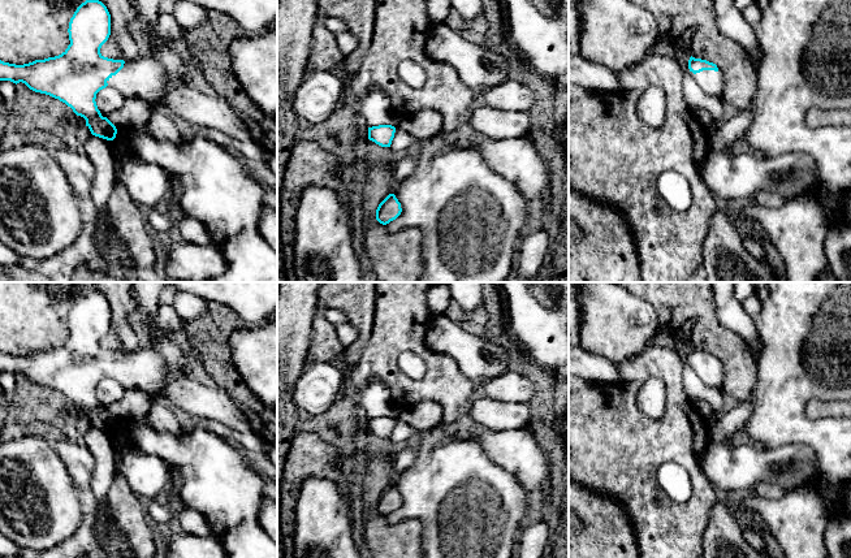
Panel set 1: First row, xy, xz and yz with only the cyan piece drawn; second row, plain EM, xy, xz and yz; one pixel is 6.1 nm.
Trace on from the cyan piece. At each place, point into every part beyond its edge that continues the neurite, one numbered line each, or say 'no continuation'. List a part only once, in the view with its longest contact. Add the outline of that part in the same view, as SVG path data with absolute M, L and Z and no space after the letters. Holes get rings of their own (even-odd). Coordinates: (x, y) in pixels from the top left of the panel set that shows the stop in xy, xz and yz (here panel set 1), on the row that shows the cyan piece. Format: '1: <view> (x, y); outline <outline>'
1: yz (711, 82); outline M703 70L695 74L700 88L708 95L722 96L723 92L723 77L714 70Z

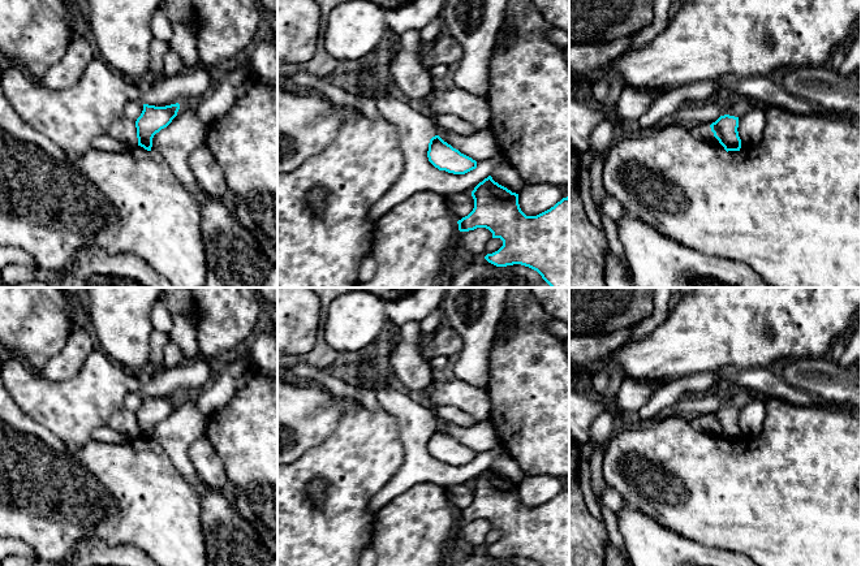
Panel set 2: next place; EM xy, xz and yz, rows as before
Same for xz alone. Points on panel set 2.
no continuation

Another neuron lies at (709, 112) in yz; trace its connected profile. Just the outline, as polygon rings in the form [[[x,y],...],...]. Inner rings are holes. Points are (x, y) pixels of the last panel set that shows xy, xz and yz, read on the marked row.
[[[718,98],[709,100],[707,103],[689,103],[680,107],[672,115],[664,116],[656,124],[654,124],[647,133],[662,130],[672,124],[683,124],[690,126],[693,124],[705,122],[711,125],[720,116],[729,115],[741,117],[750,109],[761,107],[758,103],[741,98],[736,103],[722,101]]]

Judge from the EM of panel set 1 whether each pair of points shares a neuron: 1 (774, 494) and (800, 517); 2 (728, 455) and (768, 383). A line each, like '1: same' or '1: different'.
1: different
2: different

